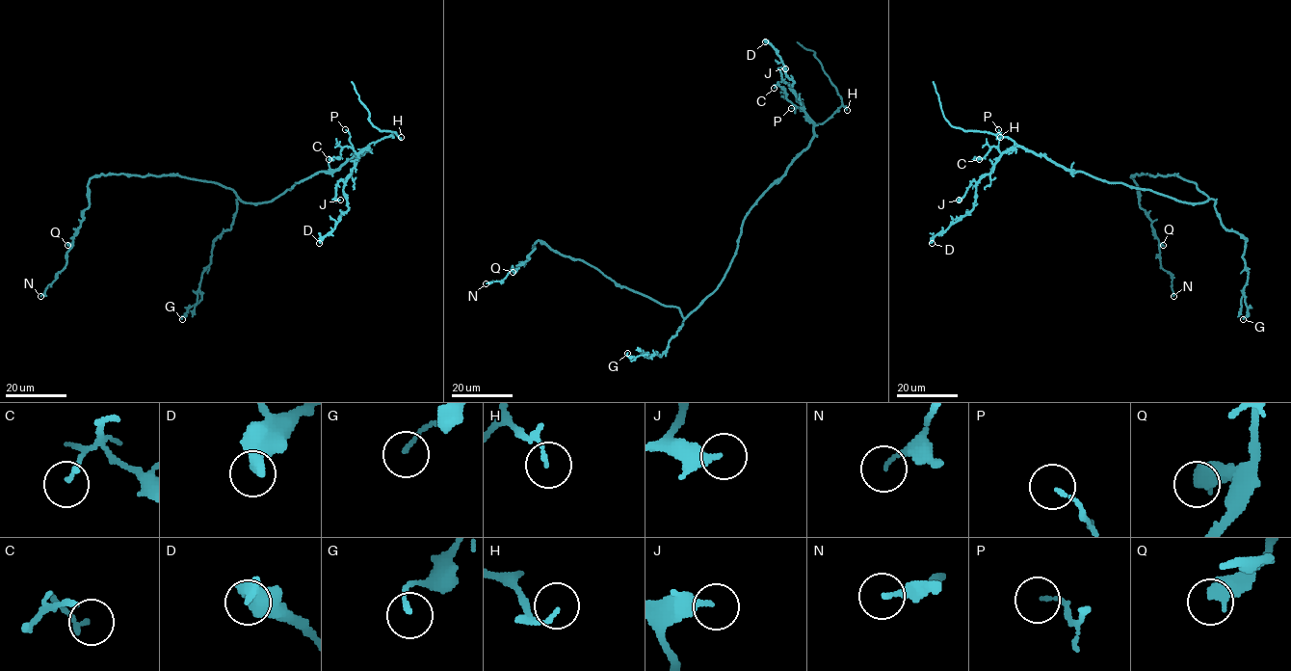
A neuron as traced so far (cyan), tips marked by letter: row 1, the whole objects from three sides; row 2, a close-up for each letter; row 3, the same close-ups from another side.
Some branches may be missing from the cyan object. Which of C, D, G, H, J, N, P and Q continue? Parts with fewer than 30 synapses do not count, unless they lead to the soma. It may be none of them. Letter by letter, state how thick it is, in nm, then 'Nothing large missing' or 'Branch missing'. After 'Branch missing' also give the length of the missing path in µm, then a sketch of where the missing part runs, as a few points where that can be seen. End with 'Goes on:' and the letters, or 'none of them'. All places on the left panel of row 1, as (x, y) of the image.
C: Thickness 150 nm. Nothing large missing
D: Thickness 440 nm. Nothing large missing
G: Thickness 120 nm. Nothing large missing
H: Thickness 110 nm. Nothing large missing
J: Thickness 360 nm. Nothing large missing
N: Thickness 160 nm. Nothing large missing
P: Thickness 110 nm. Nothing large missing
Q: Thickness 500 nm. Nothing large missing
Goes on: none of them

